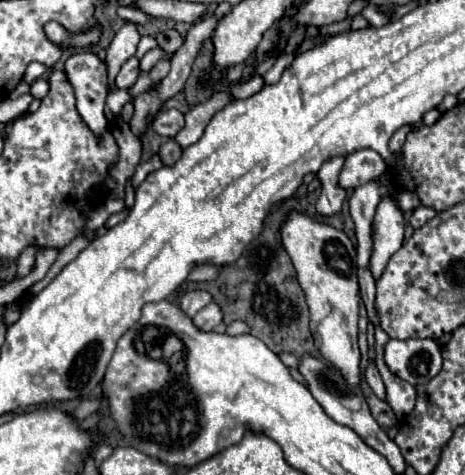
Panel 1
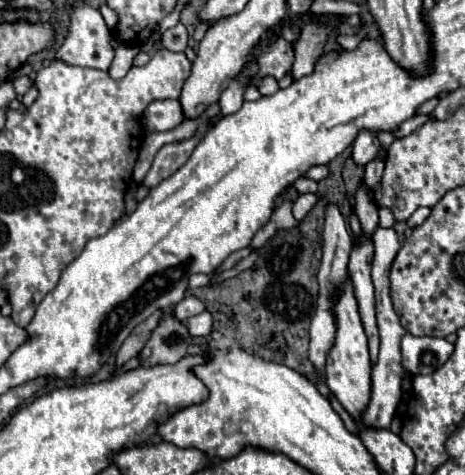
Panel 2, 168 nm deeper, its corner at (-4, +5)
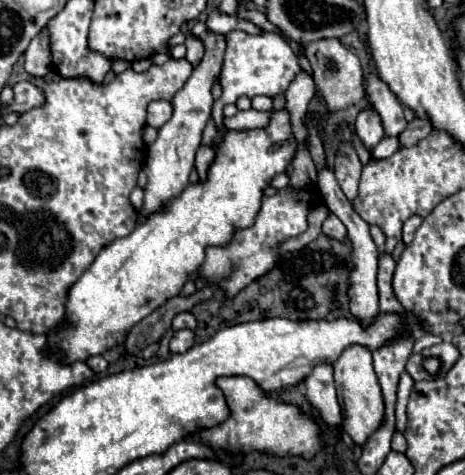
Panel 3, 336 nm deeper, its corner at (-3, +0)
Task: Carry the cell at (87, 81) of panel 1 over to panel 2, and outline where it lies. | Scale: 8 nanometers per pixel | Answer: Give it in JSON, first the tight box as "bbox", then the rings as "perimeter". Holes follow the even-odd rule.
{"bbox":[55,5,113,71],"perimeter":[[[79,5],[71,9],[69,15],[69,29],[63,43],[57,47],[55,57],[63,63],[77,63],[79,67],[91,67],[107,71],[113,61],[113,47],[111,47],[111,31],[105,25],[99,9],[91,5]]]}

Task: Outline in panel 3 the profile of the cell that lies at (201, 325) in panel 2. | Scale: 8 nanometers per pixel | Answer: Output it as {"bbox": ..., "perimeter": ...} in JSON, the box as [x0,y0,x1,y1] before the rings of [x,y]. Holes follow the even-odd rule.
{"bbox":[170,328,196,354],"perimeter":[[[184,328],[184,330],[178,330],[174,334],[174,338],[170,340],[170,350],[176,354],[176,352],[186,352],[188,348],[192,348],[196,342],[194,342],[194,332]]]}

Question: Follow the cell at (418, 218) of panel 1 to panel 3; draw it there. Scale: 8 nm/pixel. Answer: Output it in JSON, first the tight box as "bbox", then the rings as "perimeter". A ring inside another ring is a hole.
{"bbox":[404,216,422,244],"perimeter":[[[412,216],[412,218],[408,218],[406,222],[404,222],[404,244],[410,244],[412,242],[412,238],[414,238],[414,232],[418,230],[418,226],[422,224],[422,218],[420,216]]]}

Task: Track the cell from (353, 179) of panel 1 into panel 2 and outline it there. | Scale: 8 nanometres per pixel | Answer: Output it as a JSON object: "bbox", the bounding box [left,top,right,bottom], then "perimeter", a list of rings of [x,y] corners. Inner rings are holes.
{"bbox":[353,129,381,165],"perimeter":[[[361,129],[357,139],[353,141],[353,159],[355,159],[355,163],[367,165],[369,161],[373,161],[377,157],[379,147],[381,147],[381,143],[379,143],[377,135],[373,131]]]}

